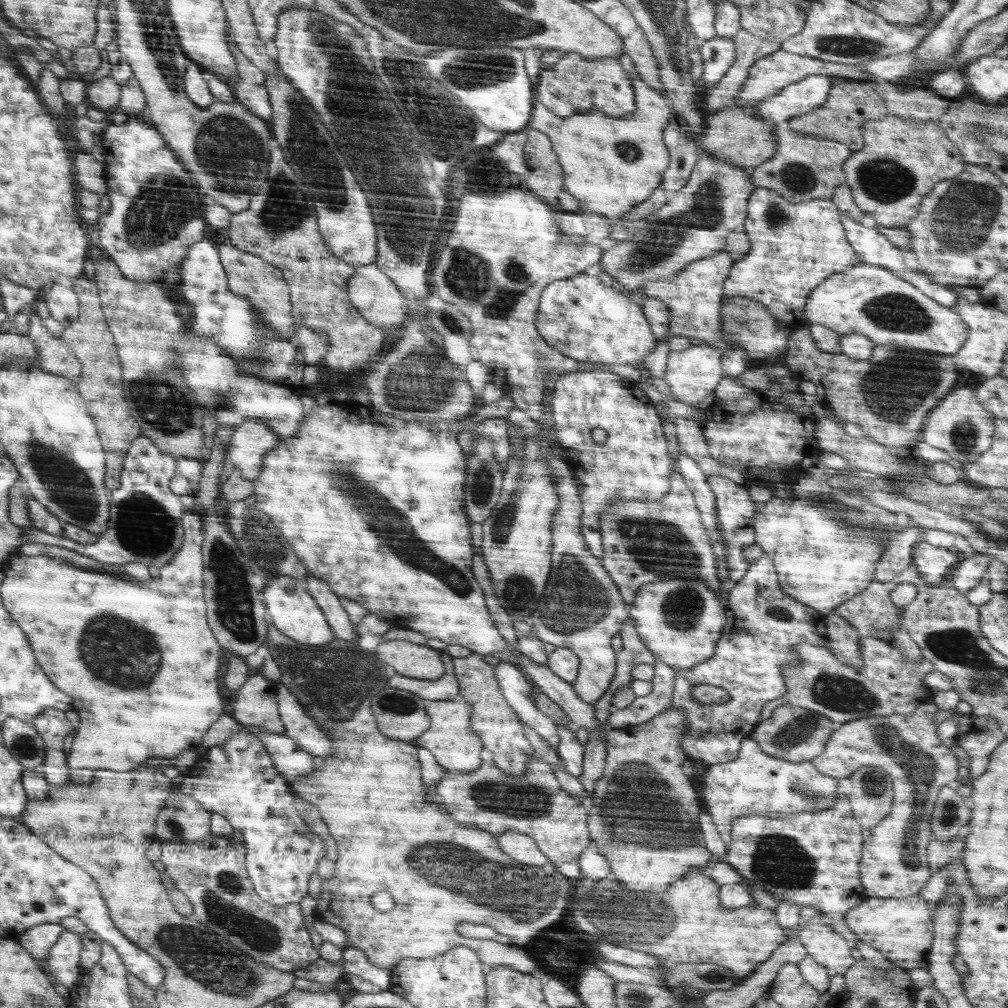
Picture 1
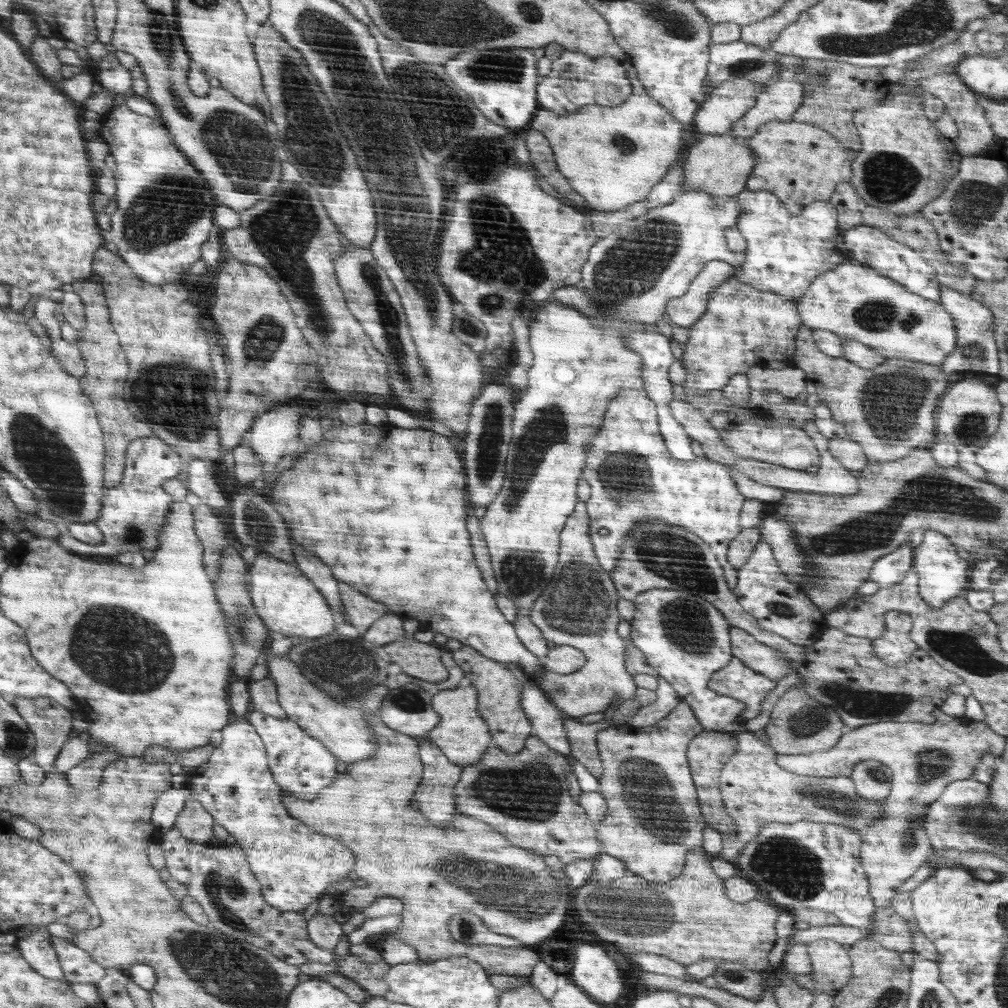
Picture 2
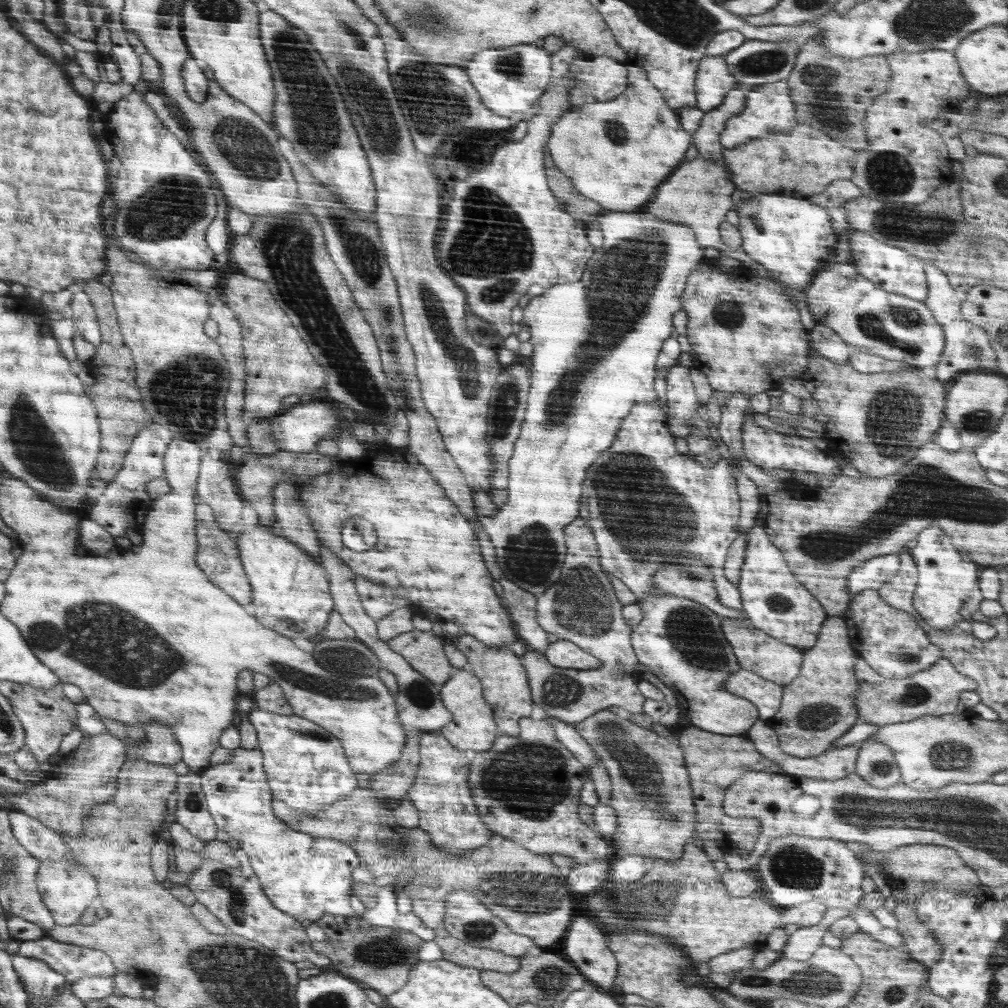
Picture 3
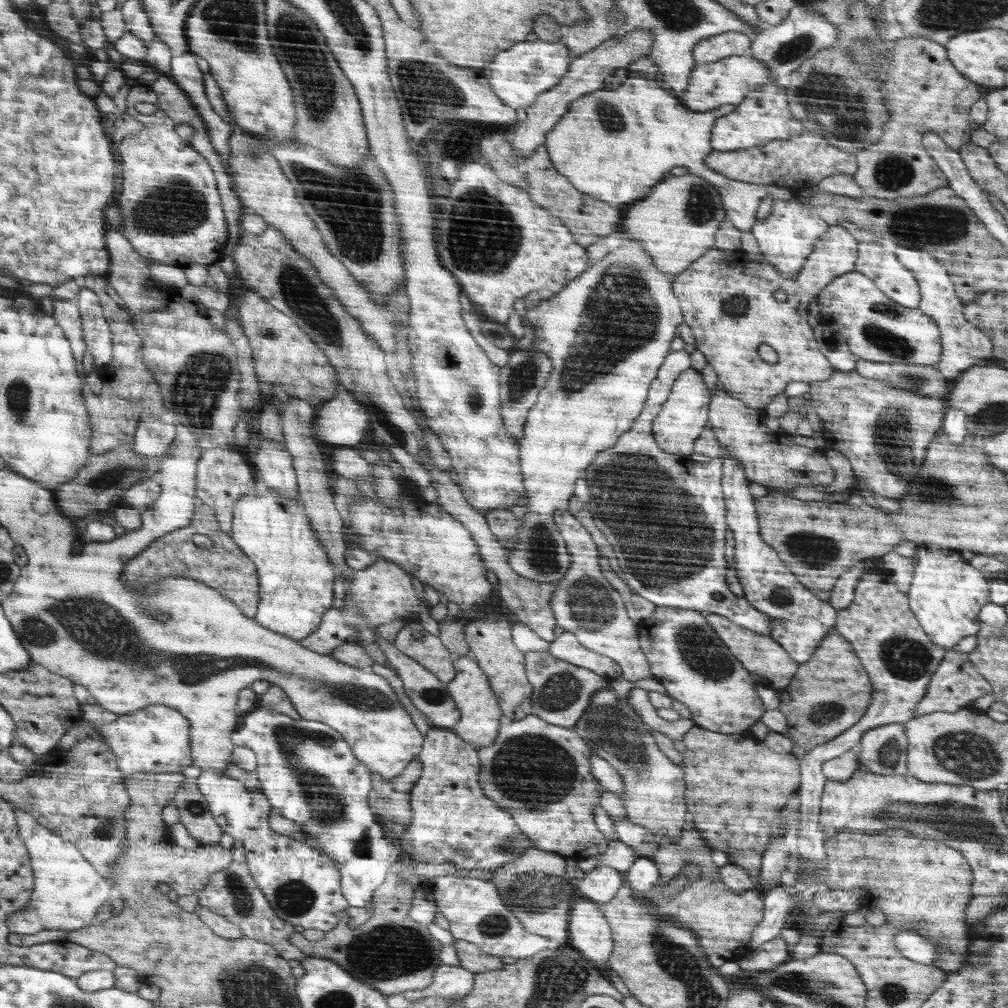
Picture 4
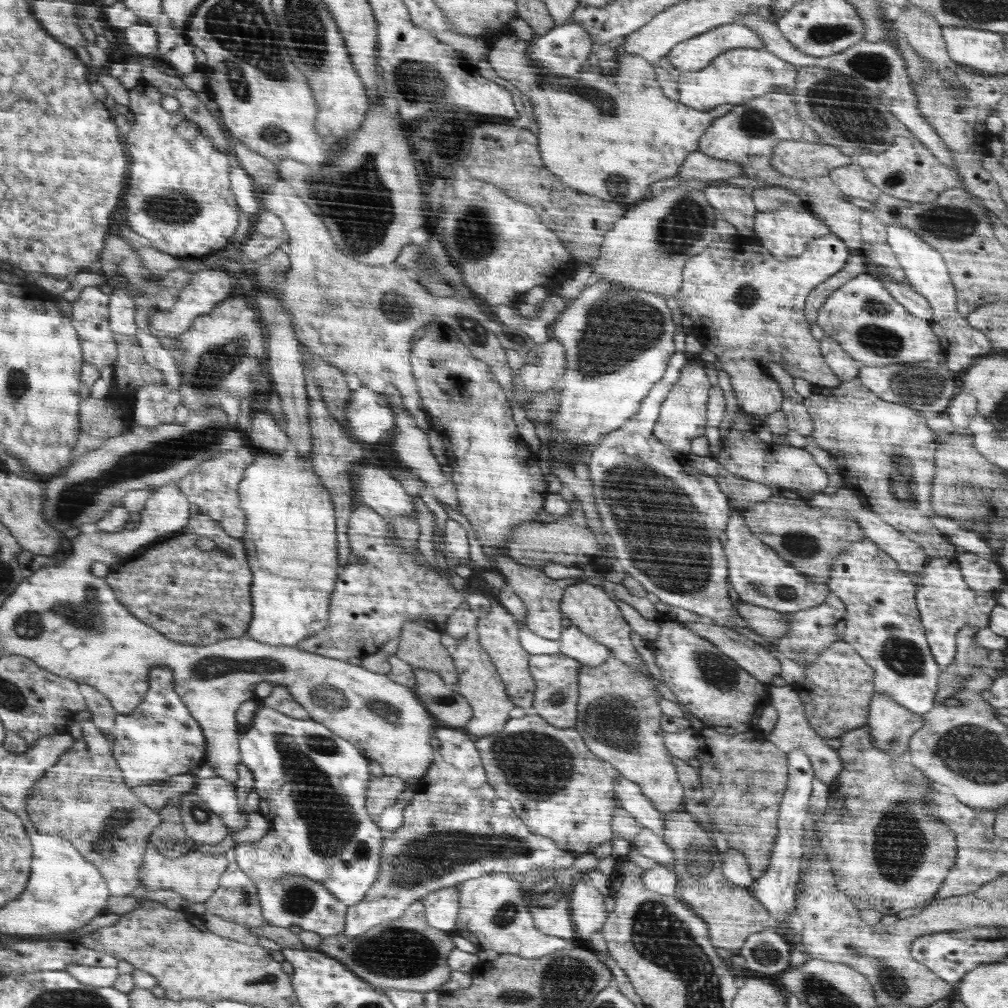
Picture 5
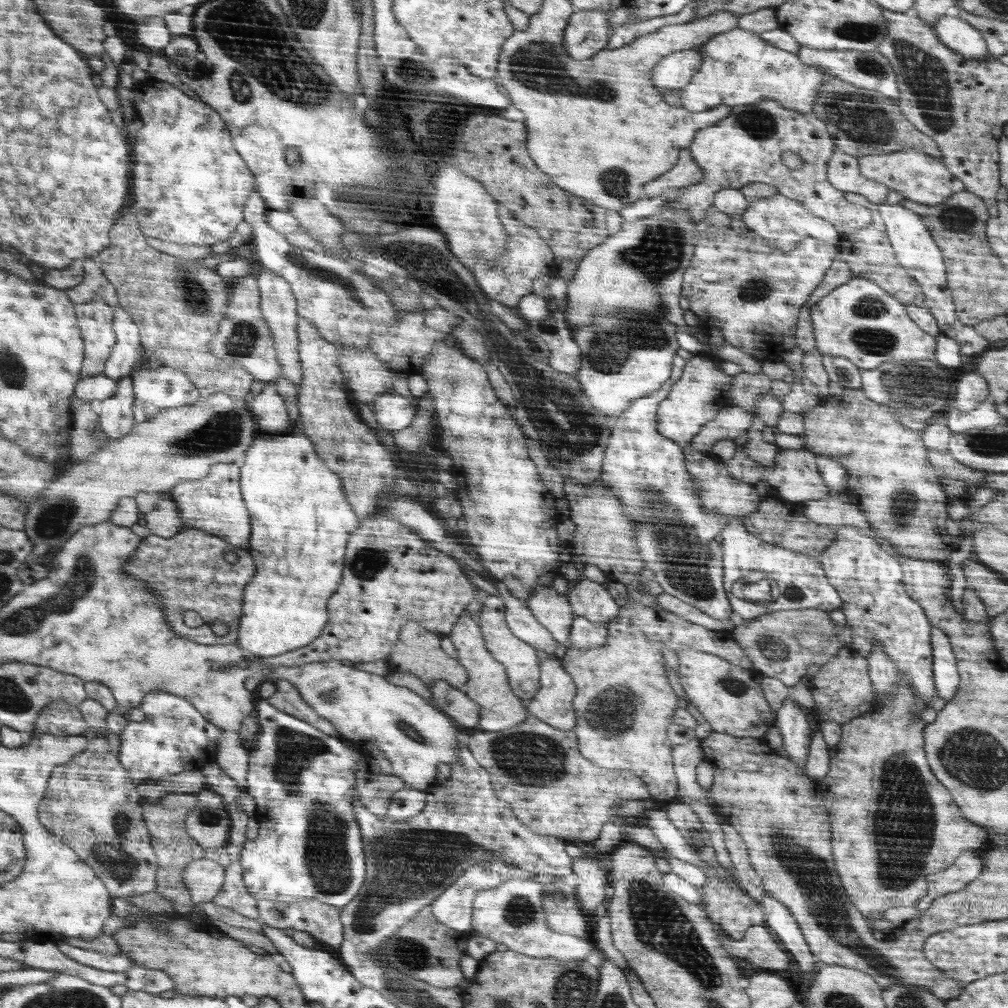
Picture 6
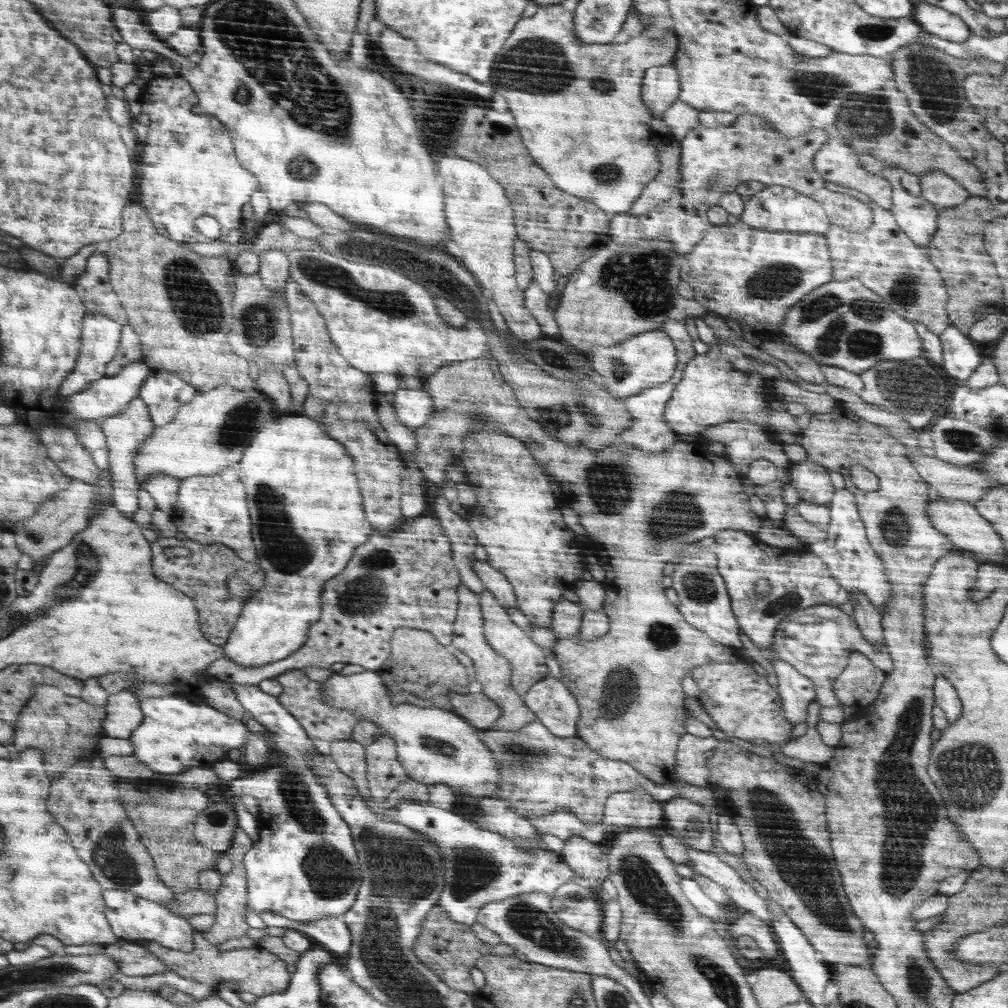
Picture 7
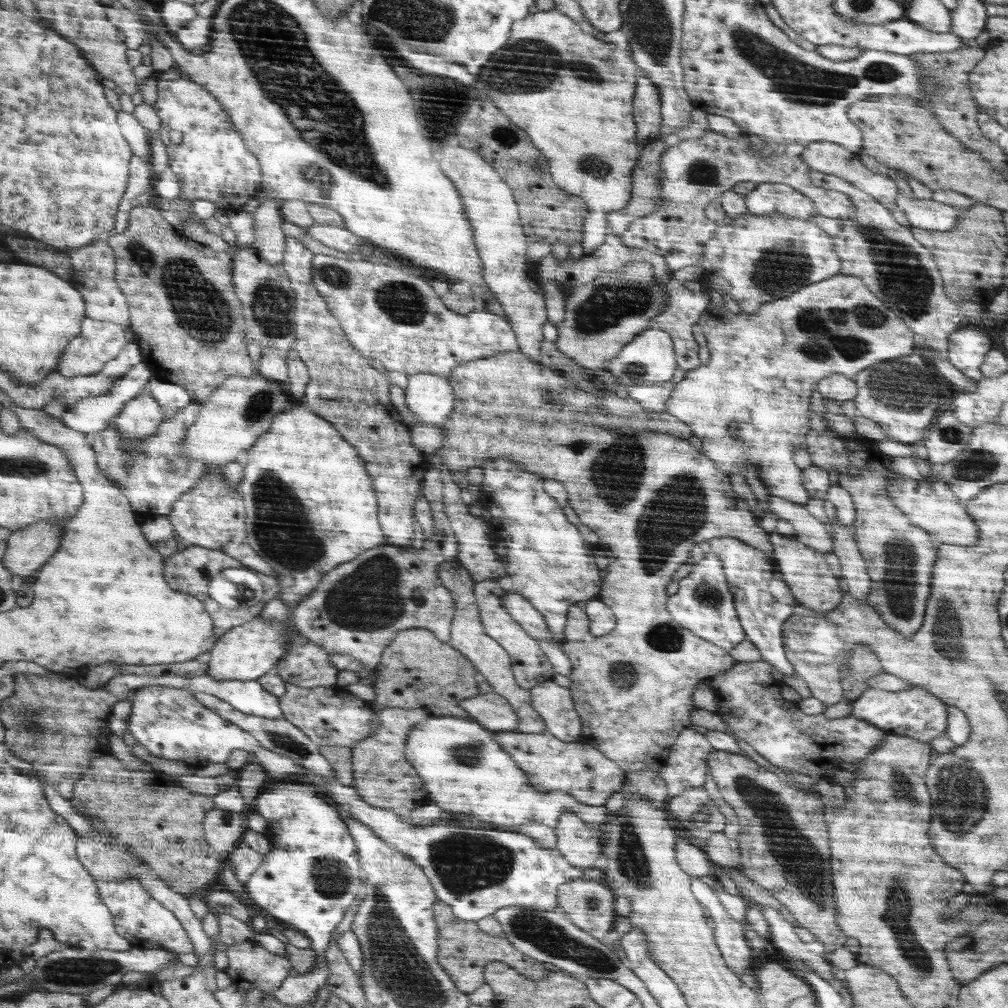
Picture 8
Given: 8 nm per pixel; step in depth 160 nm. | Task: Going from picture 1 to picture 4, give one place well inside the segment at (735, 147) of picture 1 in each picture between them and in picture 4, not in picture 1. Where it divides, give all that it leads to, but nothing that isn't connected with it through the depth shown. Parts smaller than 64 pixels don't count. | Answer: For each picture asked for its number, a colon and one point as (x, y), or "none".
2: (718, 164)
3: (698, 195)
4: (678, 222)

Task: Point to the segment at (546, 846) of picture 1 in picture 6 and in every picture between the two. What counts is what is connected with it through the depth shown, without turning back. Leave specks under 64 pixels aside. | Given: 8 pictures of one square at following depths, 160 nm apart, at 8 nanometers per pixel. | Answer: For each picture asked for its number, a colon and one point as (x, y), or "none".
2: (524, 796)
3: (527, 787)
4: (541, 773)
5: (560, 790)
6: (538, 770)

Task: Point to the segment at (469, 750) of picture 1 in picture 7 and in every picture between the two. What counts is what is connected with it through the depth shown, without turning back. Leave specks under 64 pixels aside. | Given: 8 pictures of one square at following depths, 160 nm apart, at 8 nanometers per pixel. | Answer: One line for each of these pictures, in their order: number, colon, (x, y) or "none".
2: (463, 735)
3: (472, 728)
4: (480, 708)
5: (480, 683)
6: (501, 708)
7: (493, 671)

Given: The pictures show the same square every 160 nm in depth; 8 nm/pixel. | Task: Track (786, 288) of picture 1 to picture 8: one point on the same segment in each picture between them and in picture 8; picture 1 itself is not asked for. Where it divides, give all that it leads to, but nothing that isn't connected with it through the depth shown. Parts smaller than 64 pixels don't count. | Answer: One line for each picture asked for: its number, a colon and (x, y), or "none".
2: (785, 252)
3: (789, 236)
4: (787, 236)
5: (787, 231)
6: (783, 222)
7: (777, 208)
8: (770, 198)

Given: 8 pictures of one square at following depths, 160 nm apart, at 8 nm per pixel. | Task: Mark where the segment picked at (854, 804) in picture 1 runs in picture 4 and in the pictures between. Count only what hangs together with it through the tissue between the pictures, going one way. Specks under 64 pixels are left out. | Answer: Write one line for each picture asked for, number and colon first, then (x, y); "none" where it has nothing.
2: (872, 779)
3: (876, 765)
4: (883, 749)

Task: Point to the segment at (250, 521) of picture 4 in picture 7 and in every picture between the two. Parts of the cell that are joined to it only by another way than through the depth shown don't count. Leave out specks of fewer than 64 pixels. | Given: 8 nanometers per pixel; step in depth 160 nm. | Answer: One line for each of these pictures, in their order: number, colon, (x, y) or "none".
5: (290, 532)
6: (282, 480)
7: (302, 494)

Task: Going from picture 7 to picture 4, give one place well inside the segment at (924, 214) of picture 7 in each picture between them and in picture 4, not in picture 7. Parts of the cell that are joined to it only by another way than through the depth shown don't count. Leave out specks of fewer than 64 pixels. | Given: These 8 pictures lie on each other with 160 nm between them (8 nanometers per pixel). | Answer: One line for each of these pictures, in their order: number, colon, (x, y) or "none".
4: (964, 345)
5: (925, 270)
6: (916, 249)

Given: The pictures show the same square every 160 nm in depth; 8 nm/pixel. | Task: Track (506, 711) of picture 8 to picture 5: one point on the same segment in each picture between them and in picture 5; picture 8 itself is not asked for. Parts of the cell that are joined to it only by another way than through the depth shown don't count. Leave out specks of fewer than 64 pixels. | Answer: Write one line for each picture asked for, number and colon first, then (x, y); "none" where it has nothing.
5: (443, 700)
6: (449, 699)
7: (479, 709)

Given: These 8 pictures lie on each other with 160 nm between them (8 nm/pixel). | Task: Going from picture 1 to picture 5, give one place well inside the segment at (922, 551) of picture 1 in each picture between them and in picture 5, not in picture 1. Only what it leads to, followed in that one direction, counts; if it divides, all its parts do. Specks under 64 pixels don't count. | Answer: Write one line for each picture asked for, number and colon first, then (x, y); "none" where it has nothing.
2: (943, 576)
3: (948, 592)
4: (946, 595)
5: (946, 603)

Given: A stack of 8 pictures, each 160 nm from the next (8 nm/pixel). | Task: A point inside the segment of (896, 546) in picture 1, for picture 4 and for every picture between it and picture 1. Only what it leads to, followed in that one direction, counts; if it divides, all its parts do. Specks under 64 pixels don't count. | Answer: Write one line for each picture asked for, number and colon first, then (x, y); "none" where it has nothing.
2: (892, 568)
3: (872, 574)
4: (841, 595)

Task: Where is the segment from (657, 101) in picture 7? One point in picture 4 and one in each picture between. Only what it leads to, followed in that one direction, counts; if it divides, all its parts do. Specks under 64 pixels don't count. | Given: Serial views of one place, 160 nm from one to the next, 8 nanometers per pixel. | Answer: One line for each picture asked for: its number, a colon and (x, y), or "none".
4: (733, 43)
5: (693, 55)
6: (676, 70)

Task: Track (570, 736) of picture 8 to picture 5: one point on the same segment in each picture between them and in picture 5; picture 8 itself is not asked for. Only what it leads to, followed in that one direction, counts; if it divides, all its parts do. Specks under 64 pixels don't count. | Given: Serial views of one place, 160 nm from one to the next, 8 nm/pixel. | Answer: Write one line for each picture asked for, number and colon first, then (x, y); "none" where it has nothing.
5: (557, 698)
6: (554, 703)
7: (555, 707)

